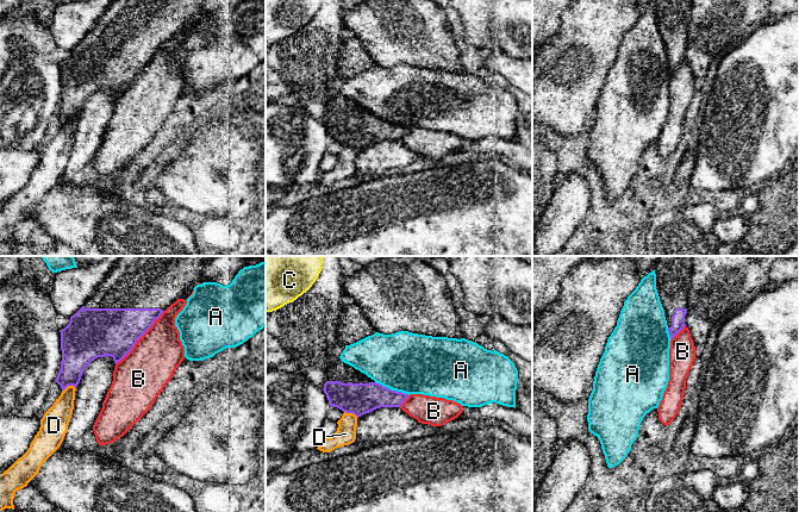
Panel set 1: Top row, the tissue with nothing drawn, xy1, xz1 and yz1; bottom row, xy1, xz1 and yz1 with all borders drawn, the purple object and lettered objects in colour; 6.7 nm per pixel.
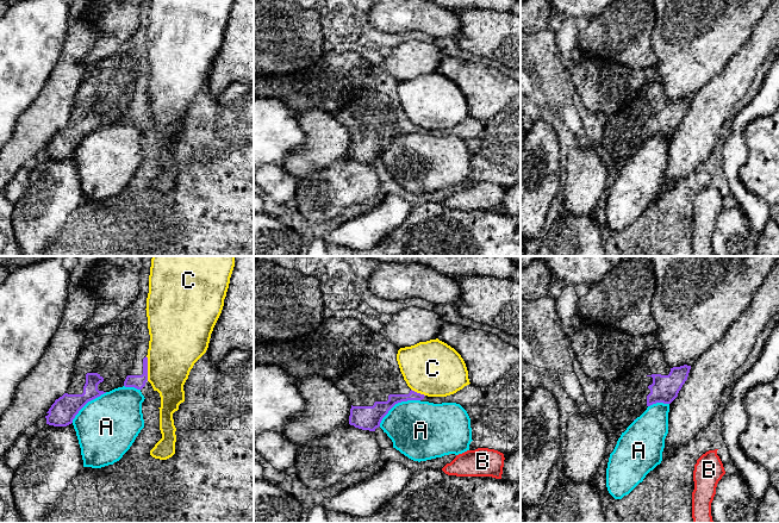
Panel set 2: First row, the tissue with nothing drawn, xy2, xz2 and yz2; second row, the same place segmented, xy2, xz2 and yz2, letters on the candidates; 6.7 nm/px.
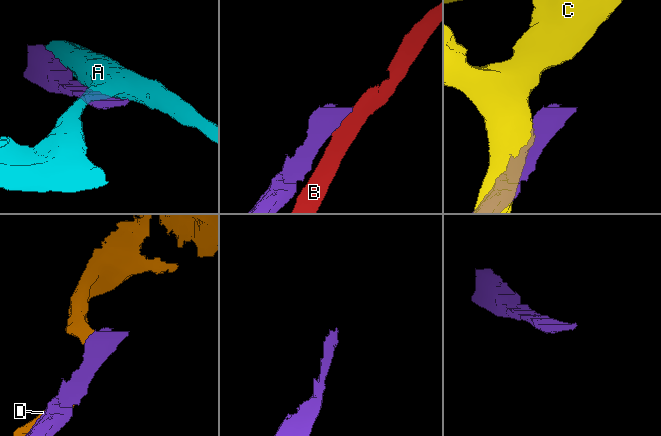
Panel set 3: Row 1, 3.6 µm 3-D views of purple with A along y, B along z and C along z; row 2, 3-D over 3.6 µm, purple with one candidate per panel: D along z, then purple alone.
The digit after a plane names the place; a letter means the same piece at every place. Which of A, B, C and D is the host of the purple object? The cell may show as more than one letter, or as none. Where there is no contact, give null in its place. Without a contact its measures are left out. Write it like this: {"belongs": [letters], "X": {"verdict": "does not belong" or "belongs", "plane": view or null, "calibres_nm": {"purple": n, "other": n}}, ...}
{"belongs": [], "A": {"verdict": "does not belong", "plane": "xz2", "calibres_nm": {"purple": 160, "other": 400}}, "B": {"verdict": "does not belong", "plane": "xy1", "calibres_nm": {"purple": 320, "other": 340}}, "C": {"verdict": "does not belong", "plane": "xy2", "calibres_nm": {"purple": 100, "other": 360}}, "D": {"verdict": "does not belong", "plane": "xy1", "calibres_nm": {"purple": 220, "other": 180}}}

